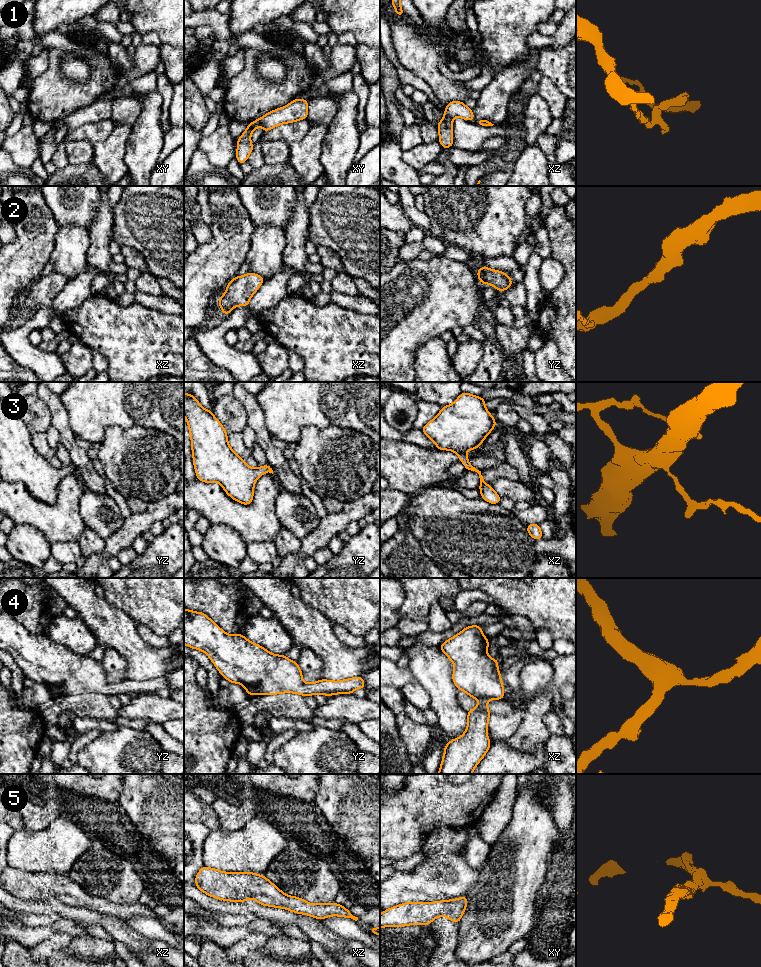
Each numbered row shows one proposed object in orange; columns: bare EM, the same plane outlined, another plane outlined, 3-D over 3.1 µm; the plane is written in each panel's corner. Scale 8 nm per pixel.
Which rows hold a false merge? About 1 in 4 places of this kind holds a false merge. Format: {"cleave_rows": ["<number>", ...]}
{"cleave_rows": ["1"]}

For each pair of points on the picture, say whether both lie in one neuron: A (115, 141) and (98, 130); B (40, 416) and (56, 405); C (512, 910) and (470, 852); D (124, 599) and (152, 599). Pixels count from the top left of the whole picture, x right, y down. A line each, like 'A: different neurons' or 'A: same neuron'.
A: different neurons
B: different neurons
C: different neurons
D: same neuron

